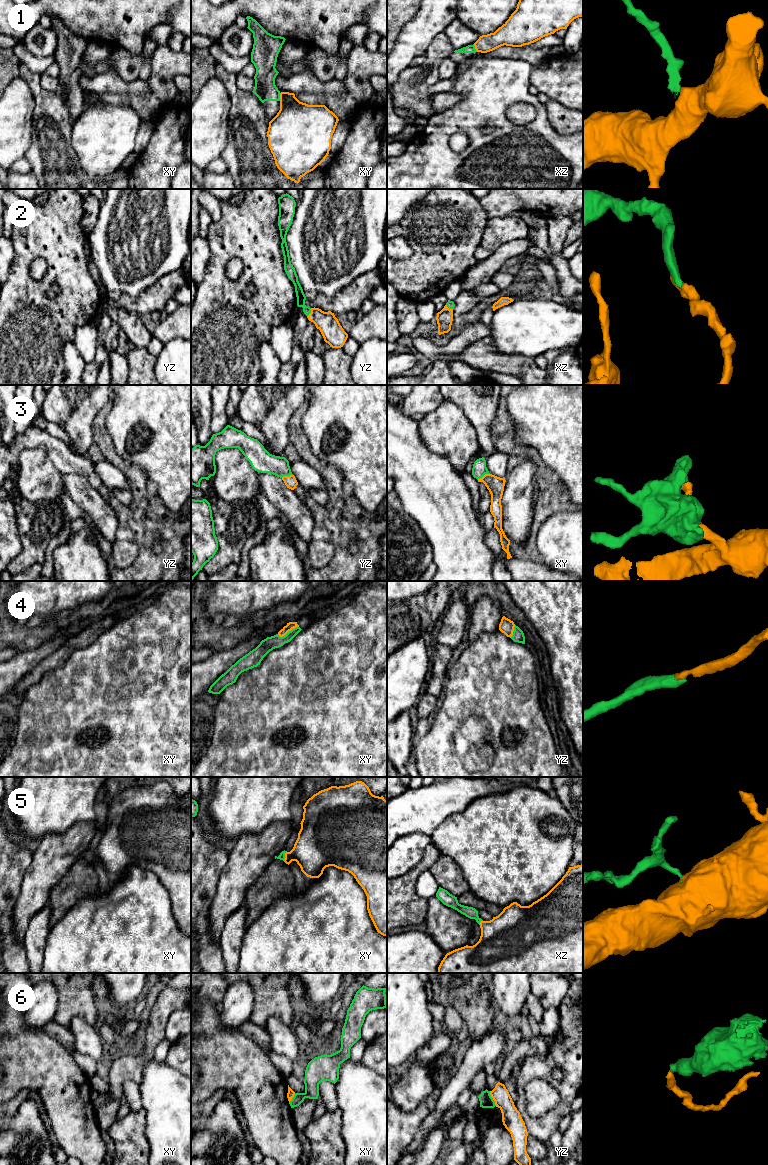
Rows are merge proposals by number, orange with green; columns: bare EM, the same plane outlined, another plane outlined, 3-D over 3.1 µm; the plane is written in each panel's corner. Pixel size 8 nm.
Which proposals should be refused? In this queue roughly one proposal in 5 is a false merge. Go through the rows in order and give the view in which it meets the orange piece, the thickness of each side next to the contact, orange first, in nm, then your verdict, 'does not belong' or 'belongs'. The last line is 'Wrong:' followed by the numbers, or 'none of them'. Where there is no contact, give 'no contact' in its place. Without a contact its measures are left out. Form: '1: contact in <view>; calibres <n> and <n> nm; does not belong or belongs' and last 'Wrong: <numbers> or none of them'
1: contact in xy; calibres 340 and 180 nm; does not belong
2: contact in yz; calibres 170 and 70 nm; belongs
3: contact in xy; calibres 140 and 120 nm; belongs
4: contact in xy; calibres 60 and 110 nm; belongs
5: contact in xy; calibres 340 and 50 nm; belongs
6: contact in yz; calibres 160 and 110 nm; does not belong
Wrong: 1, 6

